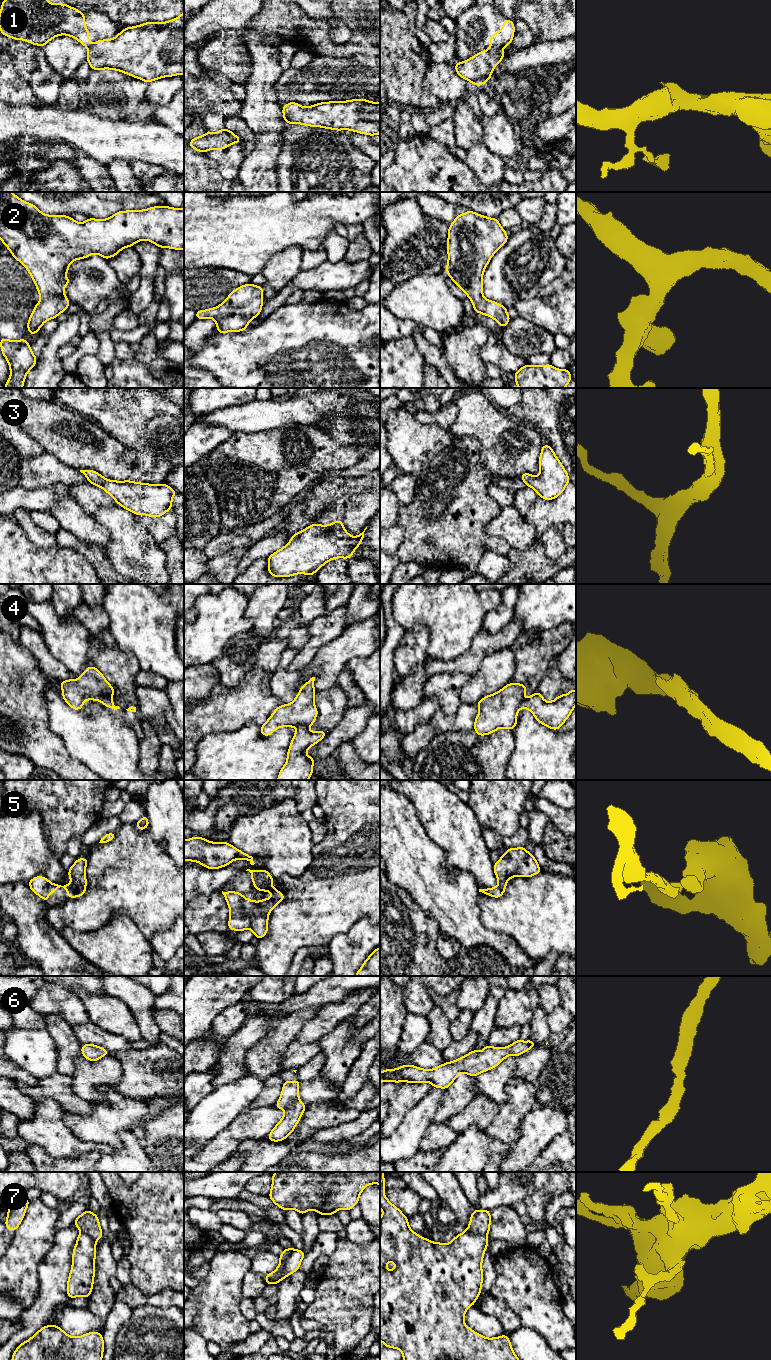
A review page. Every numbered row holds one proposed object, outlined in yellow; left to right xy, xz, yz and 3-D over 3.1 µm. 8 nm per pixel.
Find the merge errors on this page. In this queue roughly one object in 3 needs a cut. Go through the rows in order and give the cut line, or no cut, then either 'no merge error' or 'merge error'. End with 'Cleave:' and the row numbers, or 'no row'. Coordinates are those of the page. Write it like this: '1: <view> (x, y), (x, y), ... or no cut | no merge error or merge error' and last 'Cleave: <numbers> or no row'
1: yz (493, 45), (502, 48) | merge error
2: no cut | no merge error
3: no cut | no merge error
4: xy (111, 701), (104, 700), (102, 702) | merge error
5: no cut | no merge error
6: no cut | no merge error
7: xz (295, 1249), (283, 1265), (283, 1275), (273, 1281) | merge error
Cleave: 1, 4, 7

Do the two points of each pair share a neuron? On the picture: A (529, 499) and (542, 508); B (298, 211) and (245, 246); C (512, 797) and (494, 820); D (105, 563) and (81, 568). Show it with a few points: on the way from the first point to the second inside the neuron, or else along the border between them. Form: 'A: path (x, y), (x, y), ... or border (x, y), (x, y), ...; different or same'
A: border (538, 496), (524, 517); different
B: path (285, 222), (267, 224), (258, 233); same
C: path (506, 803), (500, 809), (500, 814); same
D: border (74, 550), (79, 552), (88, 561), (96, 573); different

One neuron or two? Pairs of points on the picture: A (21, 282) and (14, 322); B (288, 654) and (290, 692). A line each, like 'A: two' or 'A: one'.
A: one
B: one

